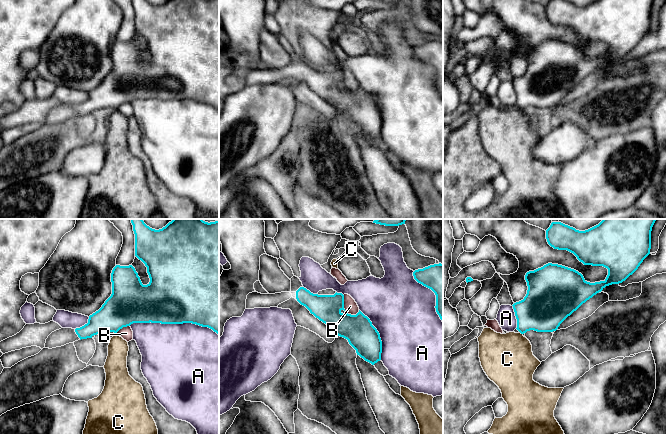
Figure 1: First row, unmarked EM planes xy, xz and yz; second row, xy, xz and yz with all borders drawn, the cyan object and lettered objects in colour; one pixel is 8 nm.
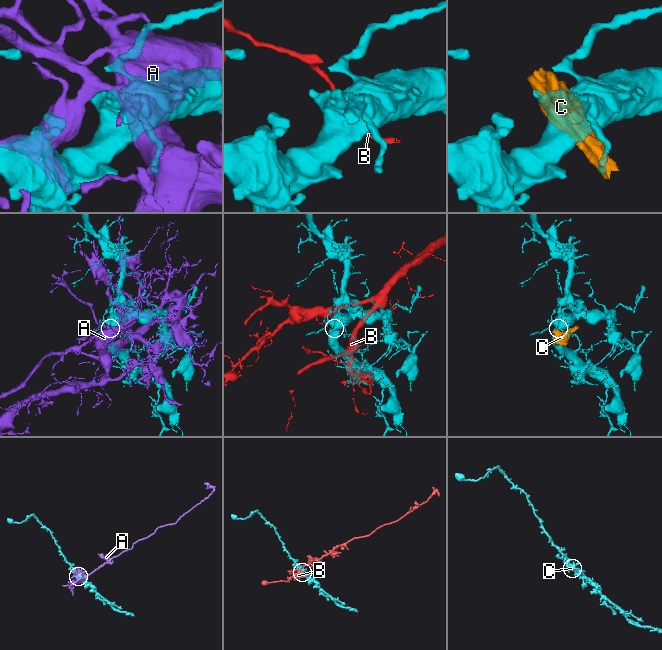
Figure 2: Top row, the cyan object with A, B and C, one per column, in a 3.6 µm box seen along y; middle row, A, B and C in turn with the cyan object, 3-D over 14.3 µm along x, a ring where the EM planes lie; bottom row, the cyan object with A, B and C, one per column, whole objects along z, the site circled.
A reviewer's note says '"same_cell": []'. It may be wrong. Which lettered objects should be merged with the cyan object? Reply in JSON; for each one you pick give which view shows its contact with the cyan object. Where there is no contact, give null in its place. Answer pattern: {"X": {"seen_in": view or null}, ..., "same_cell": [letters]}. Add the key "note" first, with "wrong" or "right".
{"note": "right", "same_cell": []}

